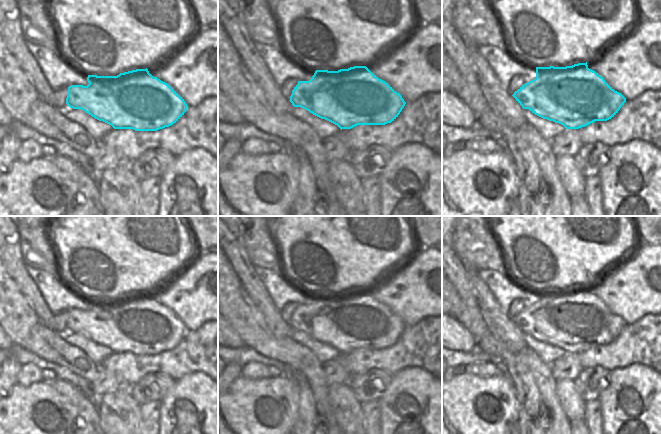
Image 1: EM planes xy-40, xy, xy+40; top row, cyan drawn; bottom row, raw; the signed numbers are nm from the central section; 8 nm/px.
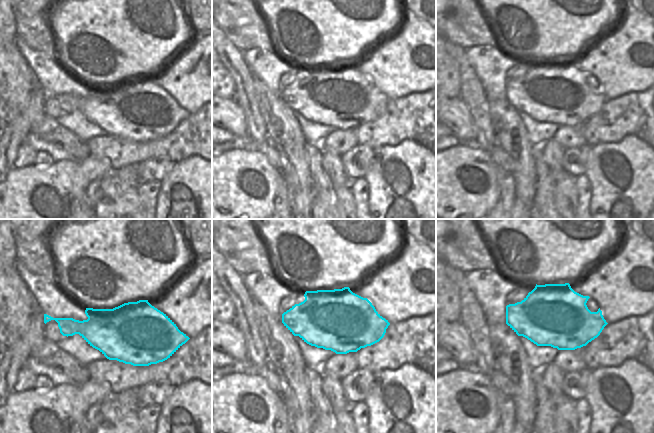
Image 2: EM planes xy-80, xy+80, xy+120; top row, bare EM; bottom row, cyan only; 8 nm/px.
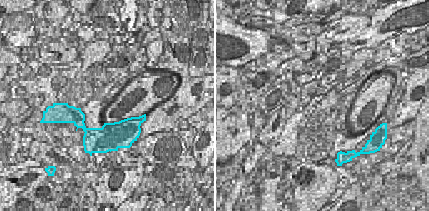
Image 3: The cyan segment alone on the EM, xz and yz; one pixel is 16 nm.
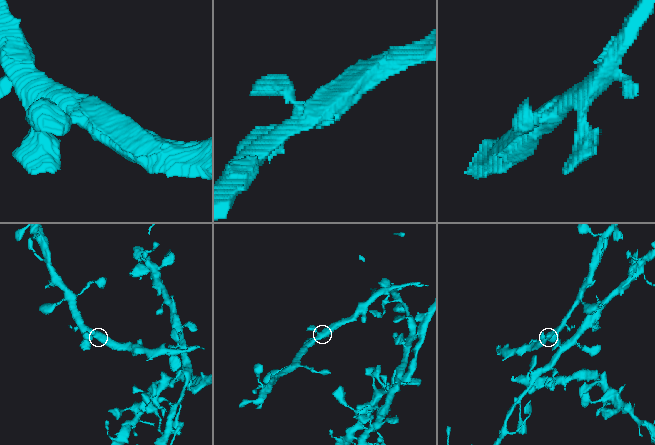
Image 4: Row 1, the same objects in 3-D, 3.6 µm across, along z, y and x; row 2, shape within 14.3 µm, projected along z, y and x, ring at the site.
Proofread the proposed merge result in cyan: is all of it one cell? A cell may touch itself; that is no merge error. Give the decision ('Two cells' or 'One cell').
One cell

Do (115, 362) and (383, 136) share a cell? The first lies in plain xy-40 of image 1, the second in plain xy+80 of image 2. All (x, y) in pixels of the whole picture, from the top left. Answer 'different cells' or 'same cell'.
same cell

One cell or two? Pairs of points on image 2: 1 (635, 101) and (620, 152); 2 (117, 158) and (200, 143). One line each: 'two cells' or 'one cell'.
1: two cells
2: one cell

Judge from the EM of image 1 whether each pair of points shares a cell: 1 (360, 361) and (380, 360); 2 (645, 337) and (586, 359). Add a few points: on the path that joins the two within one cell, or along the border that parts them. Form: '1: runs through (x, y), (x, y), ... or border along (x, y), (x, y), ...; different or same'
1: runs through (365, 360), (375, 360); same
2: runs through (630, 346), (617, 355), (601, 356); same

